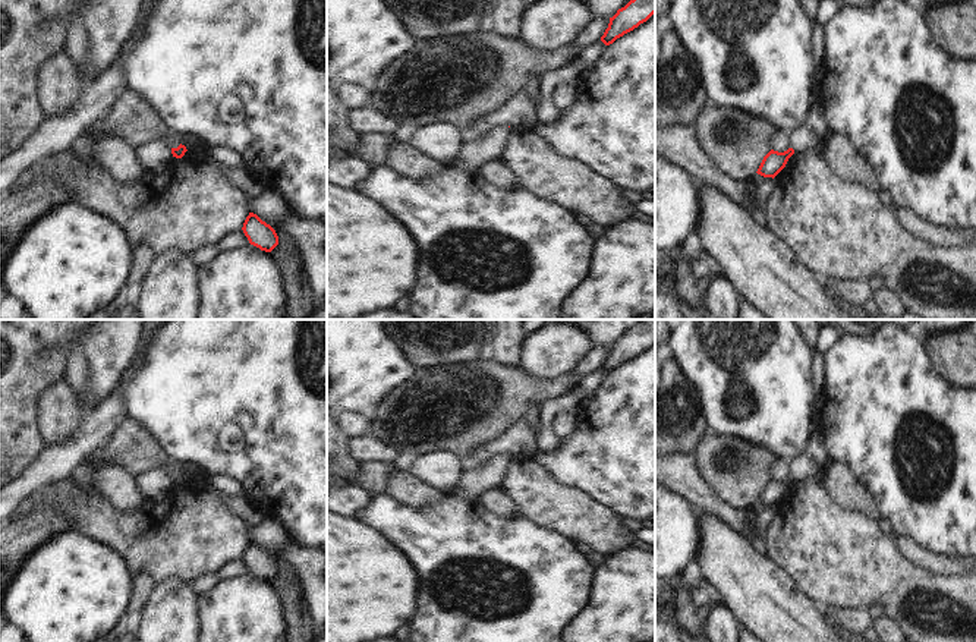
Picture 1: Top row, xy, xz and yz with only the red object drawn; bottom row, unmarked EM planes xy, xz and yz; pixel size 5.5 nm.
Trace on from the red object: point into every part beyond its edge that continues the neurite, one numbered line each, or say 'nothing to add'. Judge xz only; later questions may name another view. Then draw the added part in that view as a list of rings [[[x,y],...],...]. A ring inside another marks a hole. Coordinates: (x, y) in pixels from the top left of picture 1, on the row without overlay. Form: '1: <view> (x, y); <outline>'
nothing to add

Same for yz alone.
1: yz (800, 466); [[[805,450],[797,457],[790,460],[790,476],[794,478],[794,481],[799,481],[805,476],[812,476],[816,472],[816,463],[812,460],[809,453]]]

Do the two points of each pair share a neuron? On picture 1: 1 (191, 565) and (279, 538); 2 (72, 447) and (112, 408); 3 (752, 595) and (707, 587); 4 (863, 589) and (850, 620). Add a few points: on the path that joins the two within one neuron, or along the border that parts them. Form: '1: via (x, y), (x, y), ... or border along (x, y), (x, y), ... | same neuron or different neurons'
1: border along (248, 528), (251, 540) | different neurons
2: via (82, 437), (101, 418) | same neuron
3: border along (701, 575), (717, 587), (721, 601) | different neurons
4: border along (822, 604), (866, 610) | different neurons

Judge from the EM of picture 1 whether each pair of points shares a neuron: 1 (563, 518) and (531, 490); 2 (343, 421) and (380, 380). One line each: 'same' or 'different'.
1: same
2: different

